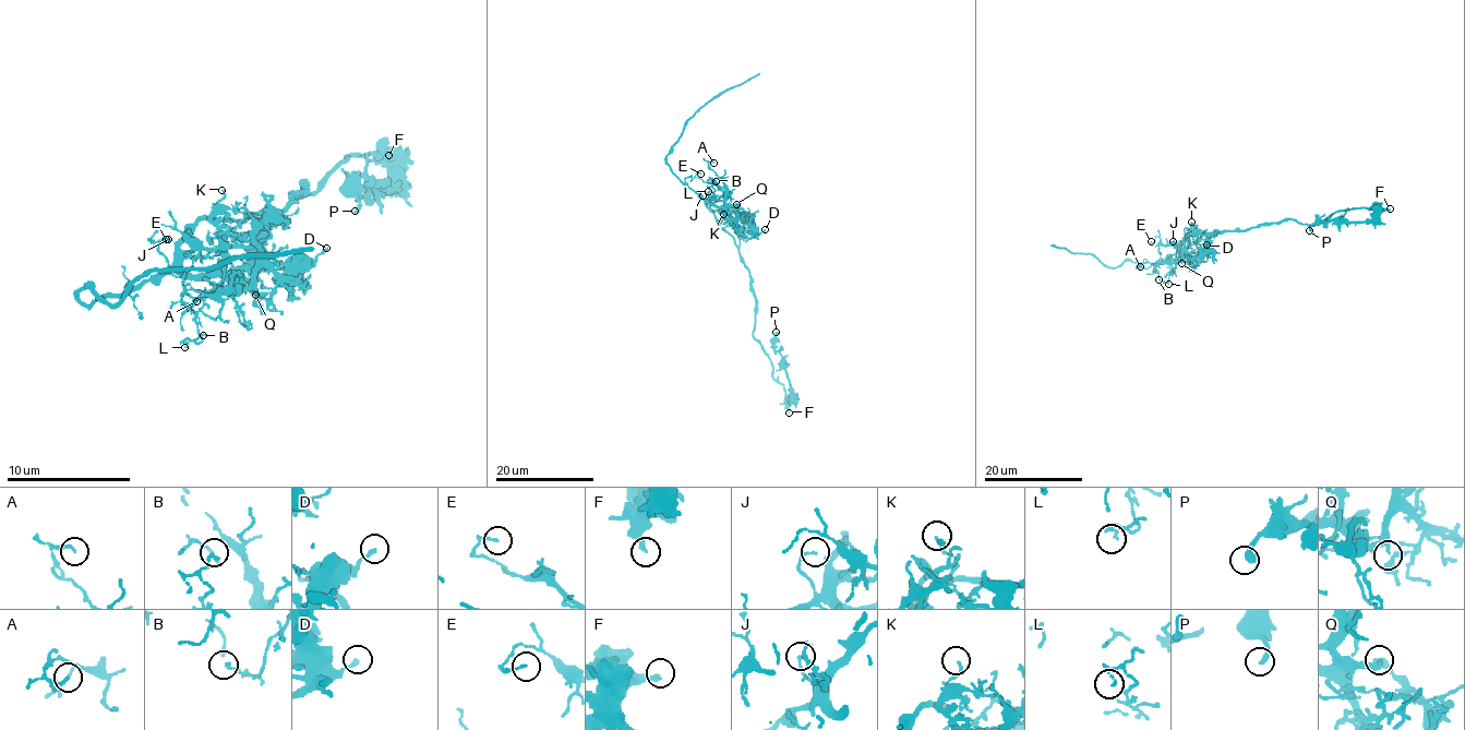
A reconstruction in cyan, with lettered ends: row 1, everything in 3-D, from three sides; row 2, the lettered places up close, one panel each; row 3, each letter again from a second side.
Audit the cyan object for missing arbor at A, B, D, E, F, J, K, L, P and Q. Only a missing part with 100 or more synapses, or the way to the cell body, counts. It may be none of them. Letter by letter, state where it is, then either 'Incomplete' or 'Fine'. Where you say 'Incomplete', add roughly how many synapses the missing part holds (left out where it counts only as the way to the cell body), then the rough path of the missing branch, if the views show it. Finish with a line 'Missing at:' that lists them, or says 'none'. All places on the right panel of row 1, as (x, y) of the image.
A: Place: (1140, 266). Fine
B: Place: (1159, 279). Fine
D: Place: (1207, 244). Fine
E: Place: (1151, 241). Fine
F: Place: (1390, 208). Fine
J: Place: (1173, 241). Fine
K: Place: (1191, 222). Fine
L: Place: (1168, 284). Fine
P: Place: (1309, 230). Fine
Q: Place: (1181, 263). Fine
Missing at: none

